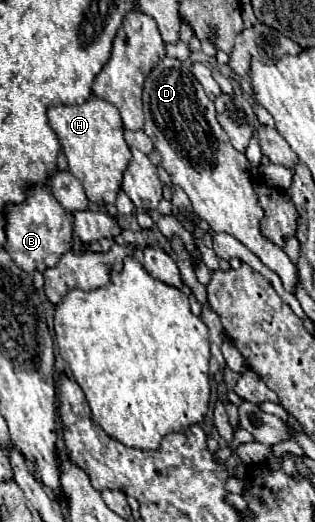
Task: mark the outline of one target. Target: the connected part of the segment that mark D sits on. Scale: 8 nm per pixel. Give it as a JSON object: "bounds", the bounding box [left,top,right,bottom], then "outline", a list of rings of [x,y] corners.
{"bounds":[142,57,298,291],"outline":[[[164,57],[146,77],[142,101],[146,115],[144,133],[150,135],[154,149],[162,155],[162,167],[168,171],[172,183],[184,189],[200,219],[208,221],[212,231],[234,235],[282,279],[284,289],[294,291],[298,281],[296,265],[260,233],[262,209],[252,189],[252,165],[244,153],[238,153],[230,145],[224,129],[218,125],[214,103],[206,97],[190,67],[178,59]]]}

